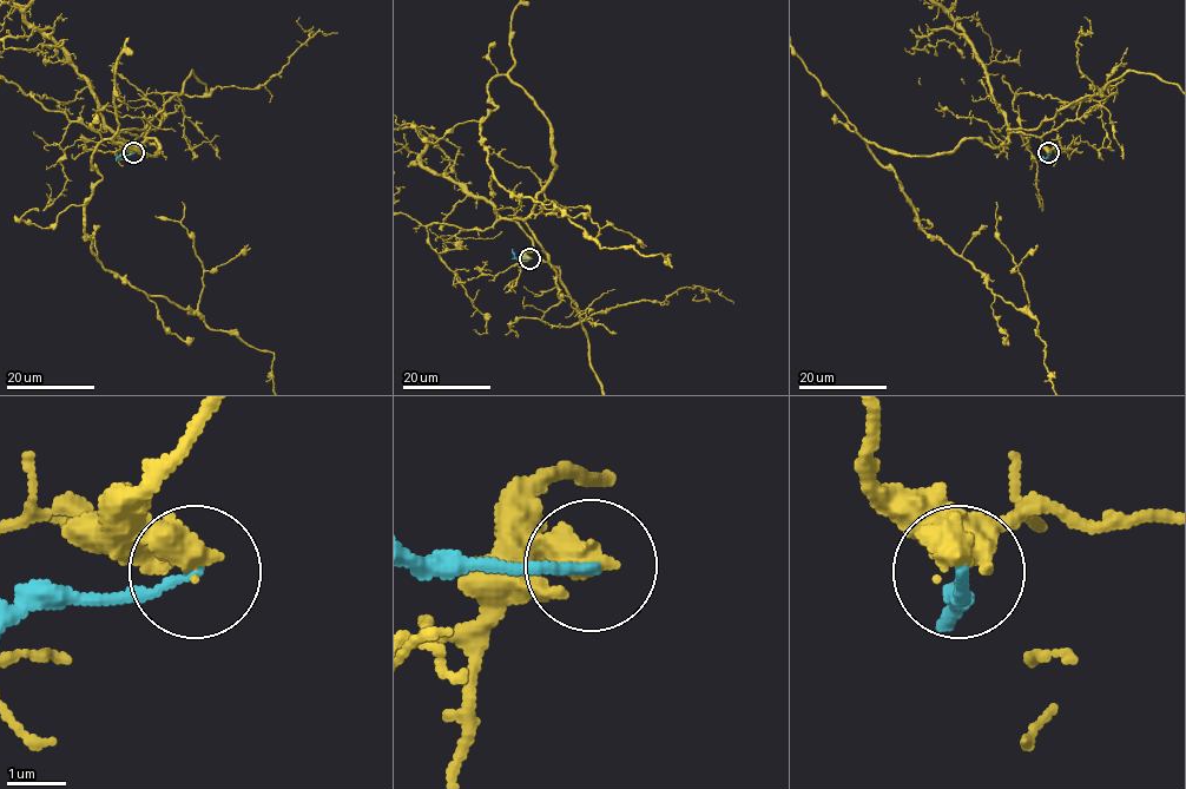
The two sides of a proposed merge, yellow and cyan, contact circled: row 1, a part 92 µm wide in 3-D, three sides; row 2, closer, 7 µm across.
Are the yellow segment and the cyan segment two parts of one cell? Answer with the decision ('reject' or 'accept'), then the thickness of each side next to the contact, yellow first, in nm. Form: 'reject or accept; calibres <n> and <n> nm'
reject; calibres 550 and 160 nm

